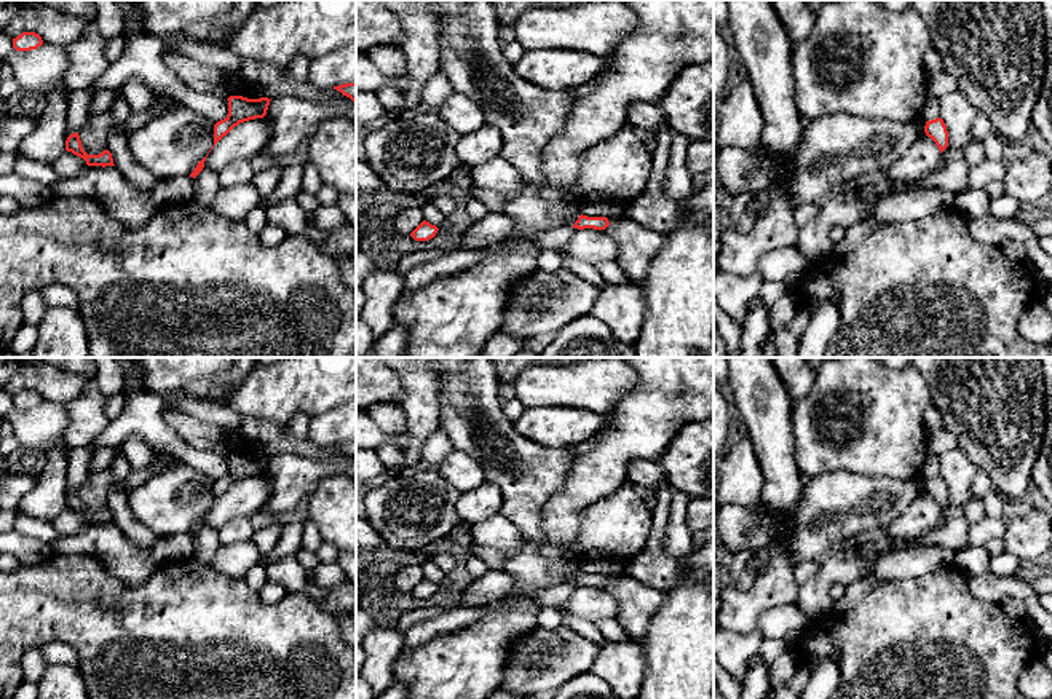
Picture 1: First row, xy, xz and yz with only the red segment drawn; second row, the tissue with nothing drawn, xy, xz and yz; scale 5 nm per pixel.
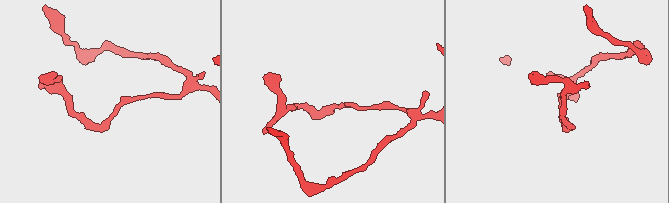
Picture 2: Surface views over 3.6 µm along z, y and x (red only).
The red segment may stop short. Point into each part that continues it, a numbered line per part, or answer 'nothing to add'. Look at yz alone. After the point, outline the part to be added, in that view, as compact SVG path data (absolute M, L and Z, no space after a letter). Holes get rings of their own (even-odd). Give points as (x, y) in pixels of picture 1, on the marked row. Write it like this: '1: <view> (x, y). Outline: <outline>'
nothing to add

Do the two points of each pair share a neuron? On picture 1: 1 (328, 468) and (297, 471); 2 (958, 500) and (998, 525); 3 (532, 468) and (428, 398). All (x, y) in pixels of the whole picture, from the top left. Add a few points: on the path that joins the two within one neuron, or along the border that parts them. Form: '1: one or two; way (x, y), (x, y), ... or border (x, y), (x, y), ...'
1: one; way (320, 469), (305, 471)
2: two; border (971, 525), (966, 546)
3: two; border (438, 374), (441, 382), (439, 426)

